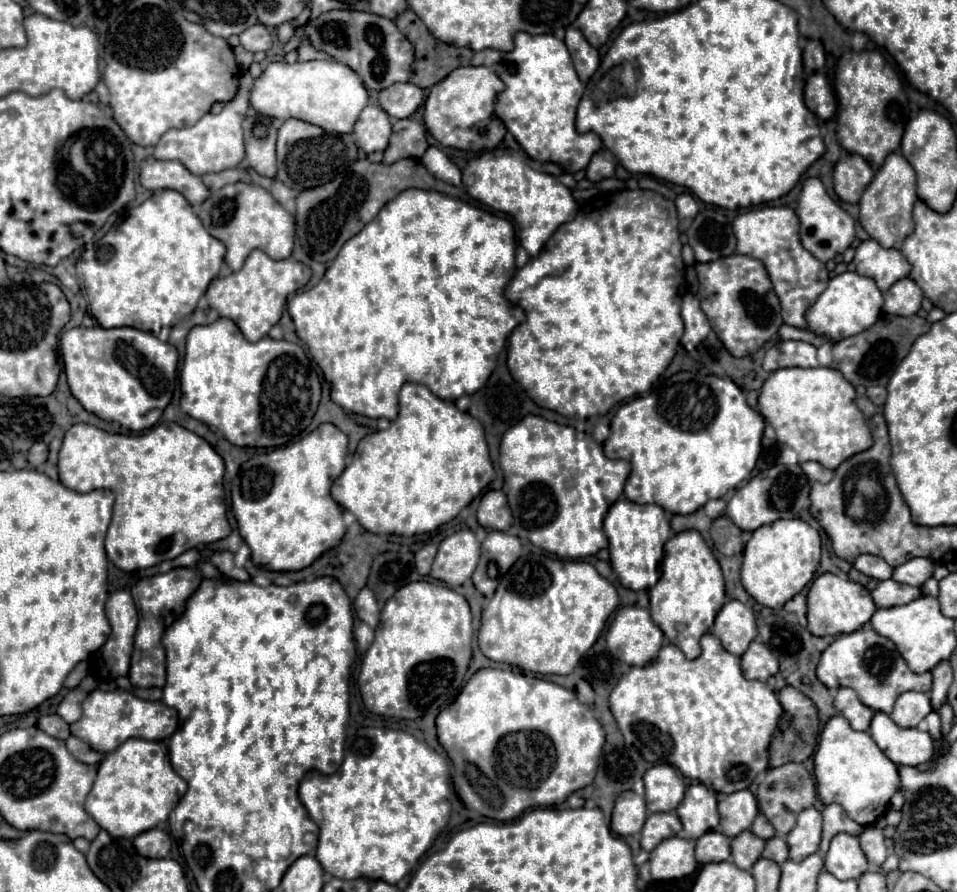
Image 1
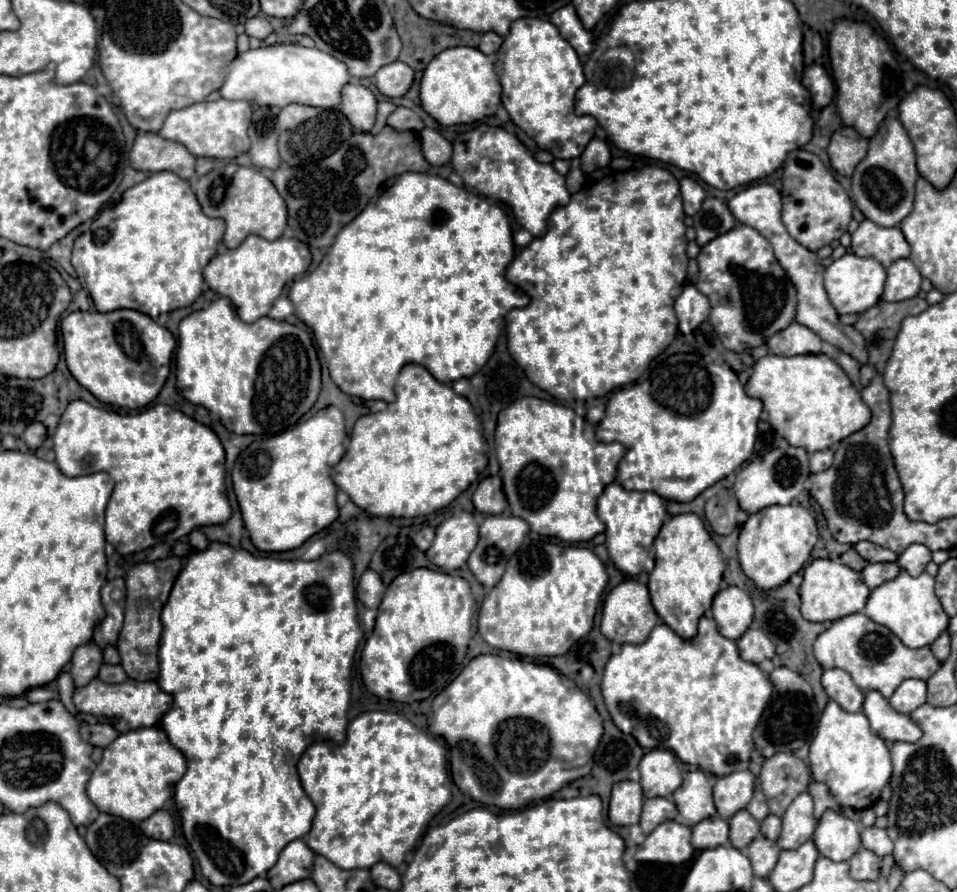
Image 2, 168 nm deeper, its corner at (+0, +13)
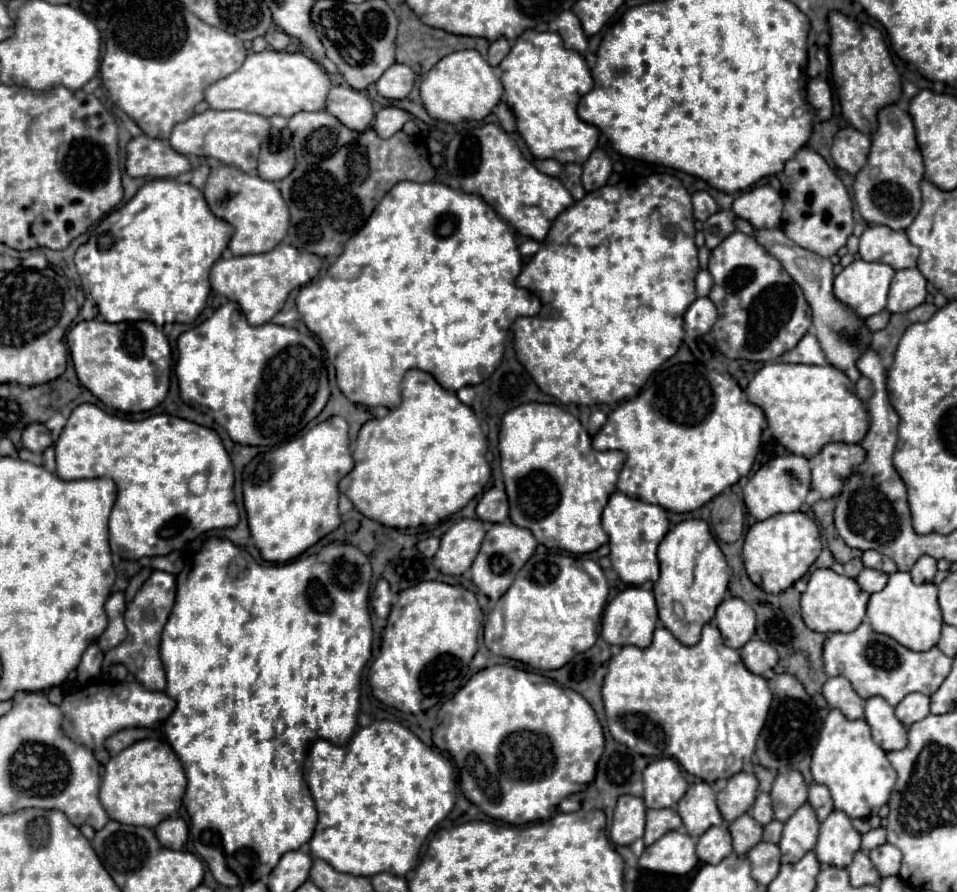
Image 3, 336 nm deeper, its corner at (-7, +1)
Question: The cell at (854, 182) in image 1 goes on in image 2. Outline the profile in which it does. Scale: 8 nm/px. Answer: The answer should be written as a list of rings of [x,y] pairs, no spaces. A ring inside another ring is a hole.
[[[846,126],[834,132],[830,146],[828,146],[832,168],[846,178],[852,176],[856,164],[866,156],[866,152],[868,152],[868,140],[860,138],[856,130],[846,128]]]

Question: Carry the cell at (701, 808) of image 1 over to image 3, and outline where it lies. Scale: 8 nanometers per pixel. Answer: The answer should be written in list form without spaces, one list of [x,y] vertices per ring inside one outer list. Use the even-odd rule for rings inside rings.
[[[707,782],[691,784],[685,796],[679,800],[677,812],[683,820],[685,832],[693,838],[699,838],[711,826],[723,824],[723,818],[715,802],[715,794]]]

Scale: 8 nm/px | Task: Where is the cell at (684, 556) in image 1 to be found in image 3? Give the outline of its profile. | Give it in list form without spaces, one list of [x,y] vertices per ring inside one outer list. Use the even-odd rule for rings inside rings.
[[[705,520],[679,522],[663,542],[659,544],[657,558],[660,566],[659,580],[654,583],[653,593],[659,618],[667,630],[679,638],[685,646],[693,646],[701,638],[701,628],[715,616],[719,602],[724,600],[729,584],[729,566],[721,548]]]

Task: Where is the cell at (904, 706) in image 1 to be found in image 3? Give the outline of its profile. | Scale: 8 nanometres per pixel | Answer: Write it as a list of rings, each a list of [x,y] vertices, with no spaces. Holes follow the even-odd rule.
[[[909,694],[897,706],[895,714],[903,726],[911,726],[923,720],[929,714],[929,696],[927,694]]]

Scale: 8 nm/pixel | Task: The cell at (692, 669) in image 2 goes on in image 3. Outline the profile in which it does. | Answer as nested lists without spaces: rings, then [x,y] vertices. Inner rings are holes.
[[[713,624],[703,626],[701,640],[695,646],[681,644],[663,626],[655,630],[653,642],[647,648],[623,646],[621,652],[607,662],[607,676],[601,694],[603,704],[607,706],[607,726],[617,742],[643,756],[675,758],[689,774],[705,782],[729,778],[751,762],[755,742],[771,706],[767,680],[751,674],[743,666],[739,652],[723,644],[723,638]]]

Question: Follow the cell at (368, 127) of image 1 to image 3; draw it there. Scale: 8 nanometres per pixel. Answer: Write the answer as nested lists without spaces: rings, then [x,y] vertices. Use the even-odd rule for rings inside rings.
[[[339,84],[331,86],[325,110],[355,132],[367,130],[375,116],[371,100],[363,92]]]

